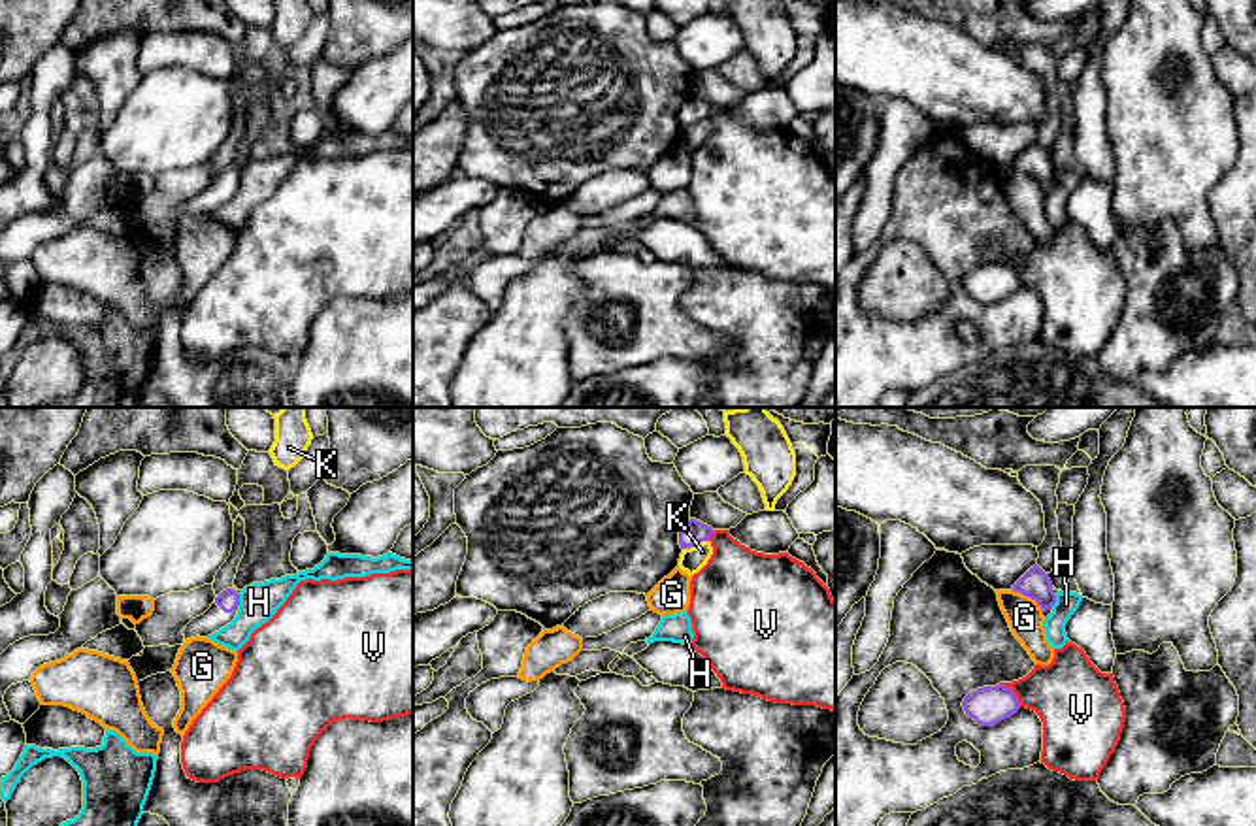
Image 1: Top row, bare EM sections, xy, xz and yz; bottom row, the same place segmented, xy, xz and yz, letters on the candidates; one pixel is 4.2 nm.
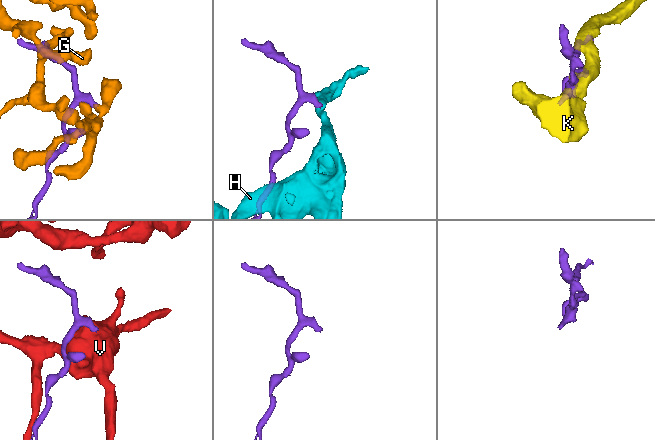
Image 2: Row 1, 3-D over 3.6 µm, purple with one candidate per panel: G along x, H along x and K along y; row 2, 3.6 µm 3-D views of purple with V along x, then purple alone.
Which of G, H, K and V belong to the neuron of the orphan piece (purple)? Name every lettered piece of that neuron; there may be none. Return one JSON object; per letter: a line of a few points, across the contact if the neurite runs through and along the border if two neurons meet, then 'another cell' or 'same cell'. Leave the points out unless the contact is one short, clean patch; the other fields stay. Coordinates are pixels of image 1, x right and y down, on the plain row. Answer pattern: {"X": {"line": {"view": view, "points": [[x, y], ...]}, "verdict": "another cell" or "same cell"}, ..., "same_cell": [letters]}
{"G": {"line": {"view": "yz", "points": [[1013, 166], [1030, 174], [1043, 187]]}, "verdict": "another cell"}, "H": {"line": {"view": "yz", "points": [[1057, 172], [1051, 185]]}, "verdict": "another cell"}, "K": {"verdict": "another cell"}, "V": {"verdict": "another cell"}, "same_cell": []}

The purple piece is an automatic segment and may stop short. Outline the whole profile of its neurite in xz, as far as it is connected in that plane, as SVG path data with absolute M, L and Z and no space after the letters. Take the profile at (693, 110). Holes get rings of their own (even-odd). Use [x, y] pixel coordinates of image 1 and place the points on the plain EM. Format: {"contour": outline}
{"contour": "M690 96L679 109L679 123L681 126L696 124L702 119L709 119L713 109L715 107L711 104Z"}

